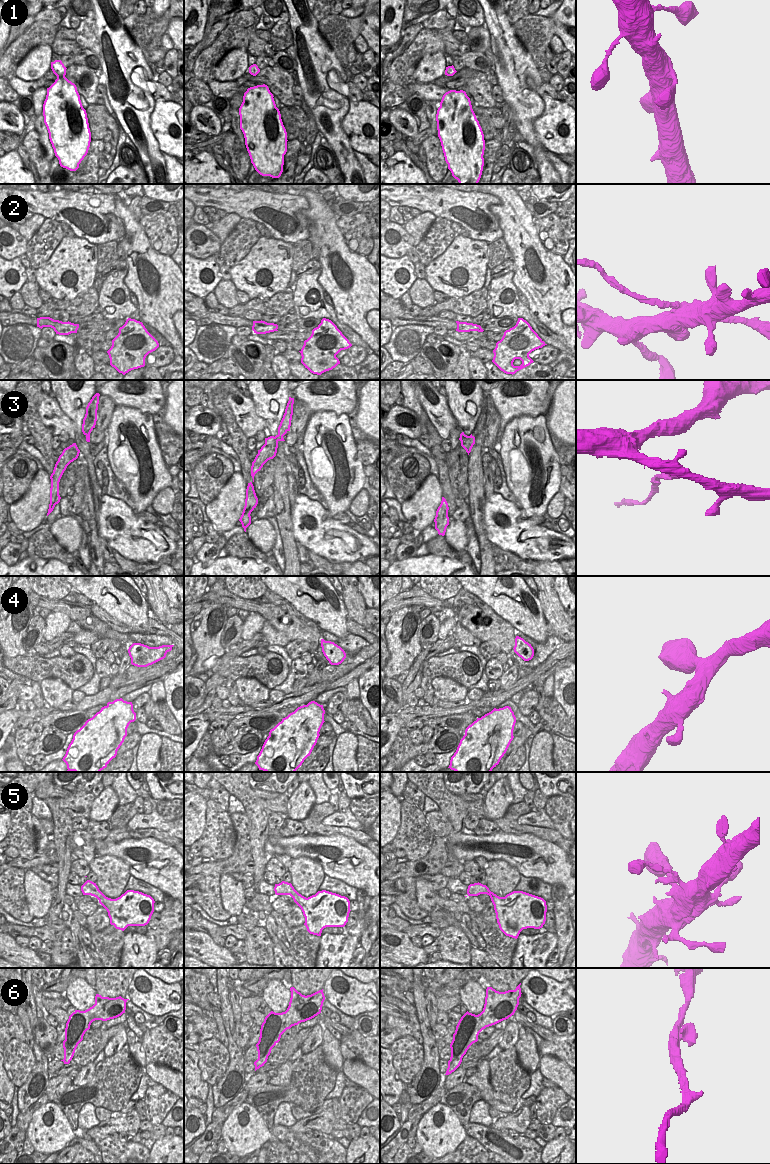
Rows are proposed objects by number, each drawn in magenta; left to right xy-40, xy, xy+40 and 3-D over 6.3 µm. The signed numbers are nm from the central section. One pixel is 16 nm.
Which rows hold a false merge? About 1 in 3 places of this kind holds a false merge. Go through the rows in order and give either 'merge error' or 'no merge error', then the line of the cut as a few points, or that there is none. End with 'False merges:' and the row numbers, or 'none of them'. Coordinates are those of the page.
1: no merge error; cut none
2: merge error; cut xy+40 (517, 322), (517, 333), (513, 337), (504, 339), (496, 346)
3: merge error; cut xy (275, 436), (278, 440)
4: no merge error; cut none
5: no merge error; cut none
6: no merge error; cut none
False merges: 2, 3

